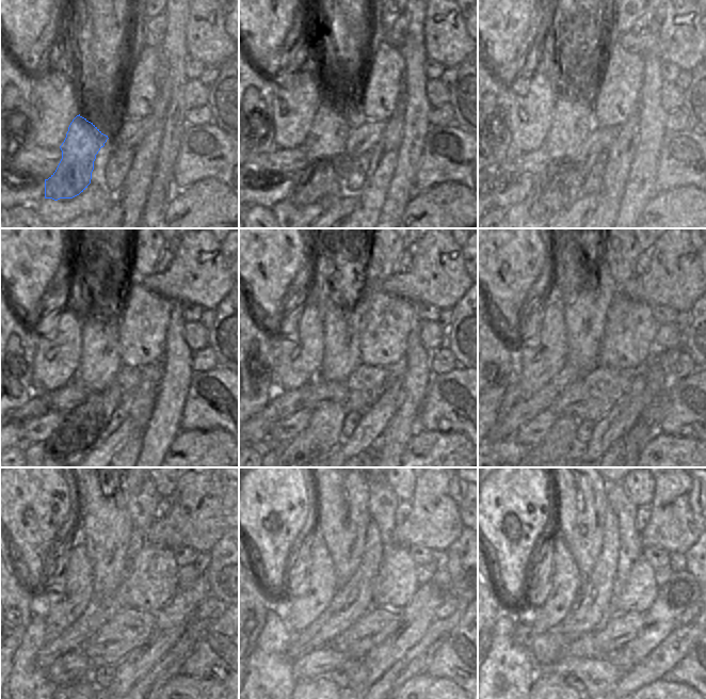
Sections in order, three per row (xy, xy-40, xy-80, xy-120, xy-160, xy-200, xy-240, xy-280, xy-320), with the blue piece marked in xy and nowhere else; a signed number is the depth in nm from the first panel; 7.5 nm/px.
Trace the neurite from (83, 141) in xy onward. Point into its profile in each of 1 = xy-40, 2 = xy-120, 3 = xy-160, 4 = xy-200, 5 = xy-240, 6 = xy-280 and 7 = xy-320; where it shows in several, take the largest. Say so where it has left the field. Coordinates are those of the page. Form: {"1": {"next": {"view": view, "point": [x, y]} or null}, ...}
{"1": {"next": {"view": "xy-40", "point": [331, 128]}}, "2": {"next": {"view": "xy-120", "point": [100, 361]}}, "3": {"next": {"view": "xy-160", "point": [340, 318]}}, "4": {"next": {"view": "xy-200", "point": [586, 300]}}, "5": {"next": {"view": "xy-240", "point": [101, 513]}}, "6": {"next": {"view": "xy-280", "point": [341, 489]}}, "7": {"next": {"view": "xy-320", "point": [580, 492]}}}

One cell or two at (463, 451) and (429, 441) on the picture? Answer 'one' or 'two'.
one

